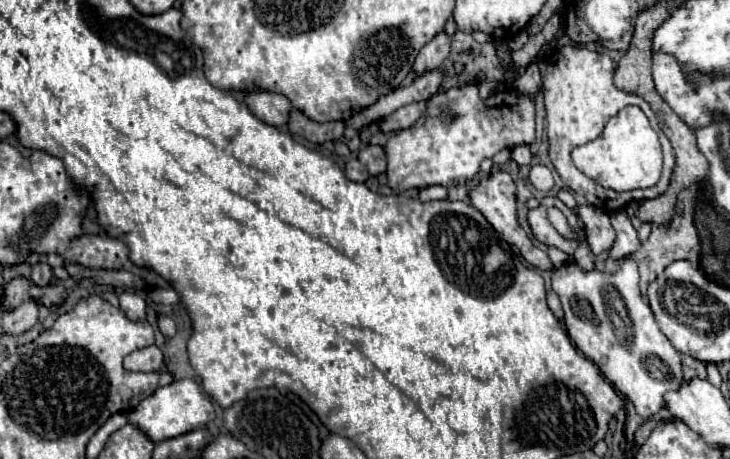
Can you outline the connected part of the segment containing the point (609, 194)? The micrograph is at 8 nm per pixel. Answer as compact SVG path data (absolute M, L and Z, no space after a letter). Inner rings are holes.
M569 44L558 49L550 61L545 76L543 76L543 94L545 94L545 108L547 108L547 136L549 136L549 156L555 164L555 170L559 172L561 180L577 194L581 194L587 204L593 204L597 208L603 208L605 212L615 212L623 206L627 206L631 200L645 200L645 198L657 198L659 194L663 194L669 186L669 178L671 178L671 170L675 164L675 156L673 156L673 148L669 144L669 140L665 138L657 116L653 114L651 106L637 94L633 92L625 92L615 88L613 84L613 62L607 54L599 54L593 50L587 50L585 46L579 44ZM635 104L639 106L653 130L659 134L659 140L663 144L663 172L661 172L661 180L647 190L631 190L631 192L615 192L609 188L599 186L595 180L591 180L589 176L585 176L583 172L579 172L573 160L571 159L571 150L579 144L587 144L593 142L595 138L599 138L601 128L605 128L605 124L625 106Z

